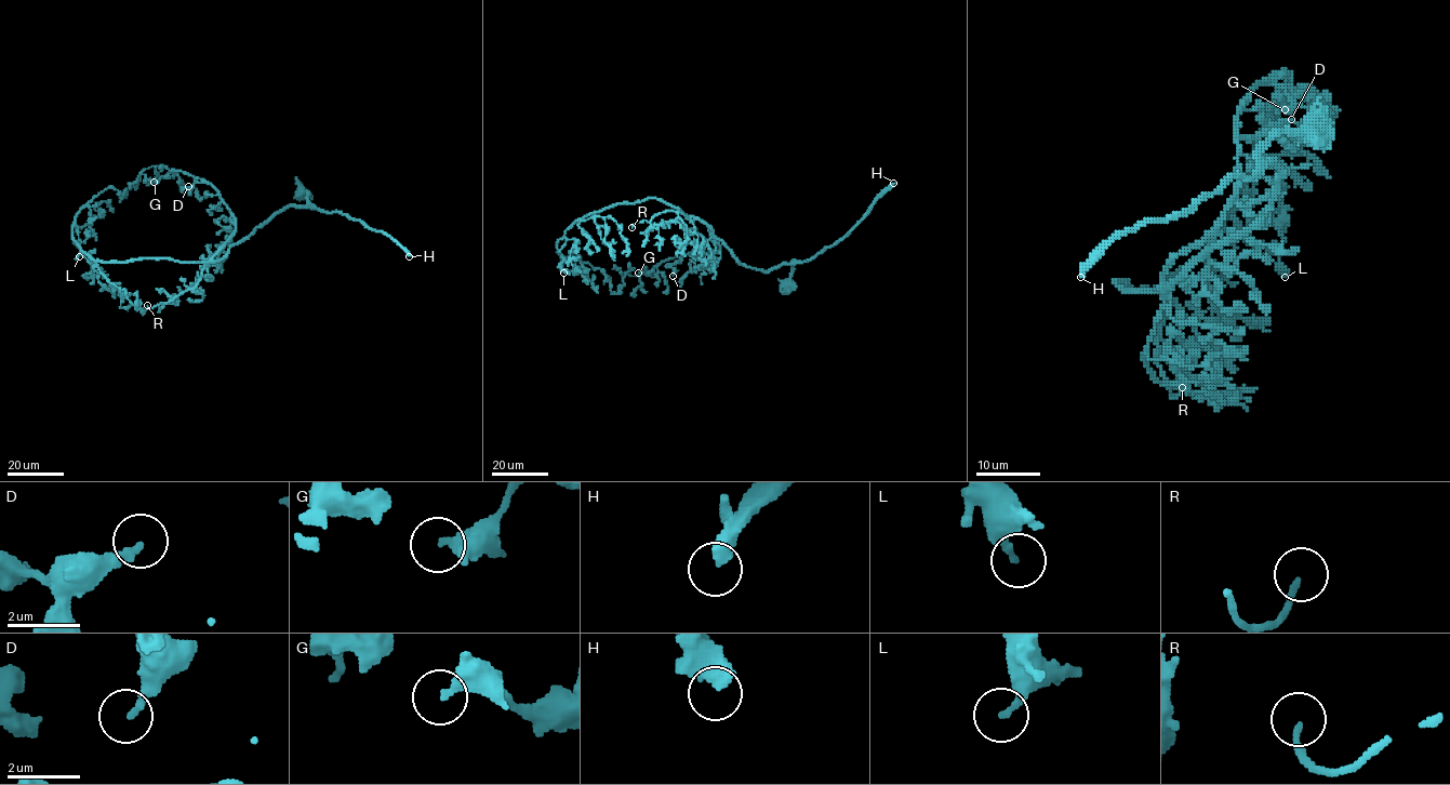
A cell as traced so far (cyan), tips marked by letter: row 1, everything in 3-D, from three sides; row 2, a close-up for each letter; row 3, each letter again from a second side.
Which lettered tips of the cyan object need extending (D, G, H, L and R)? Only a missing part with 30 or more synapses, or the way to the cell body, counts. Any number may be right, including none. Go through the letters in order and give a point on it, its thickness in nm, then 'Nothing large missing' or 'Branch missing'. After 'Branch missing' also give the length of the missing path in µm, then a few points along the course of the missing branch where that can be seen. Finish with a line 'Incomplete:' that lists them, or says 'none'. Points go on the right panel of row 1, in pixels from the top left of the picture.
D: Place: (1291, 119). Thickness 200 nm. Nothing large missing
G: Place: (1285, 109). Thickness 360 nm. Nothing large missing
H: Place: (1080, 277). Thickness 480 nm. Branch missing. Missing length about 20 µm. Course of what is missing: (1080, 277), (1064, 282), (1010, 282), (1000, 274)
L: Place: (1285, 277). Thickness 190 nm. Nothing large missing
R: Place: (1182, 387). Thickness 150 nm. Branch missing. Missing length about 8 µm. Course of what is missing: (1182, 387), (1221, 380)
Incomplete: H, R

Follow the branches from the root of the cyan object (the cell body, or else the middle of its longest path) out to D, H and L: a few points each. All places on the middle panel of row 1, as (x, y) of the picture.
D: (696, 217), (707, 226), (720, 250), (684, 255), (672, 266), (673, 276)
H: (696, 217), (710, 227), (740, 263), (770, 270), (811, 260), (836, 243), (893, 183)
L: (696, 217), (687, 216), (655, 198), (614, 203), (588, 213), (558, 242), (563, 273)

